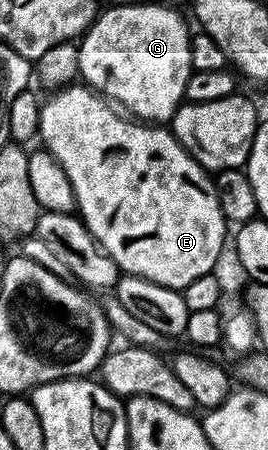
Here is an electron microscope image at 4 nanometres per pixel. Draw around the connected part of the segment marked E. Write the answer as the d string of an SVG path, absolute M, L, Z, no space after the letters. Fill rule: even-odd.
M69 84L49 98L40 108L39 141L44 141L43 149L62 164L62 172L66 172L74 188L78 217L100 249L115 260L124 274L137 274L171 290L183 292L186 284L198 280L198 276L213 273L224 250L226 229L216 183L213 175L186 152L171 129L125 116L109 99L84 84Z

